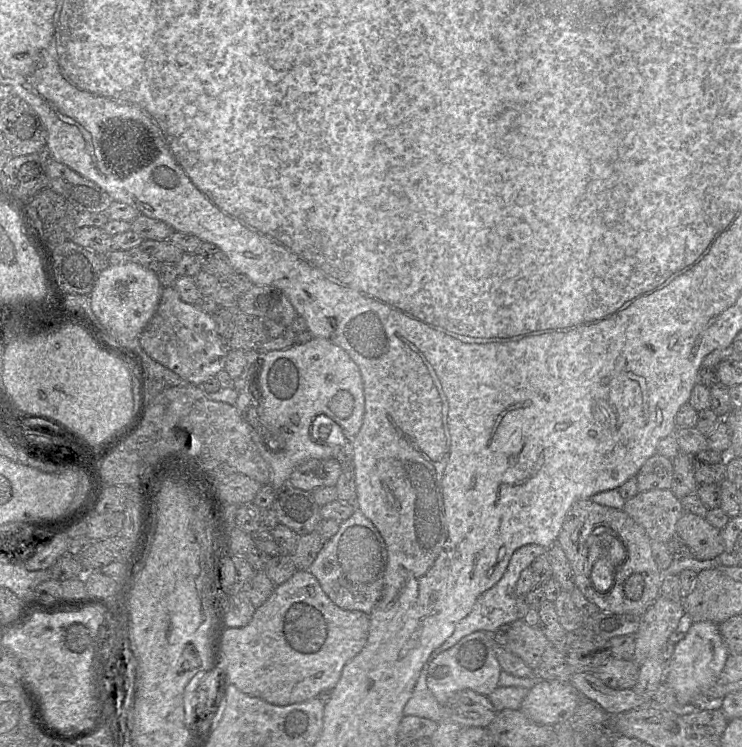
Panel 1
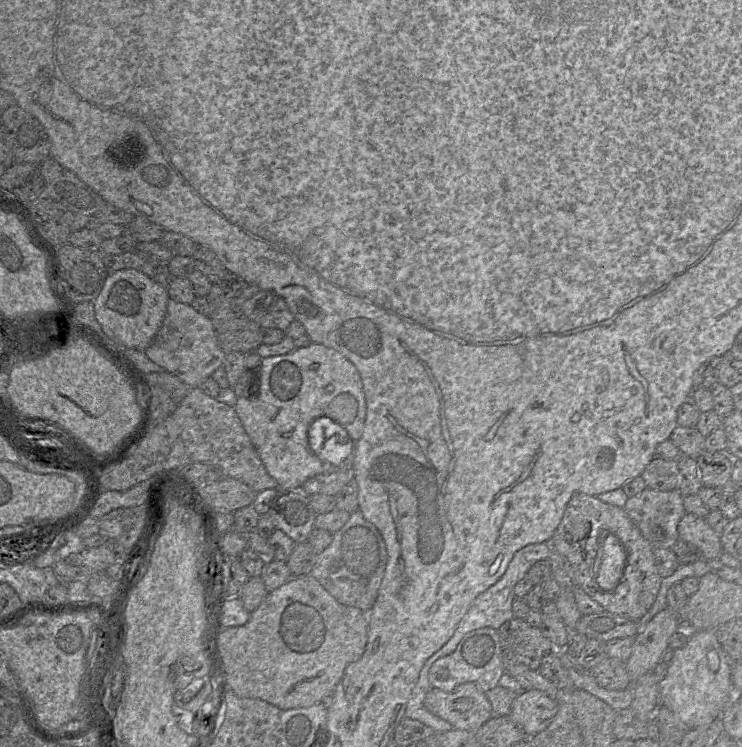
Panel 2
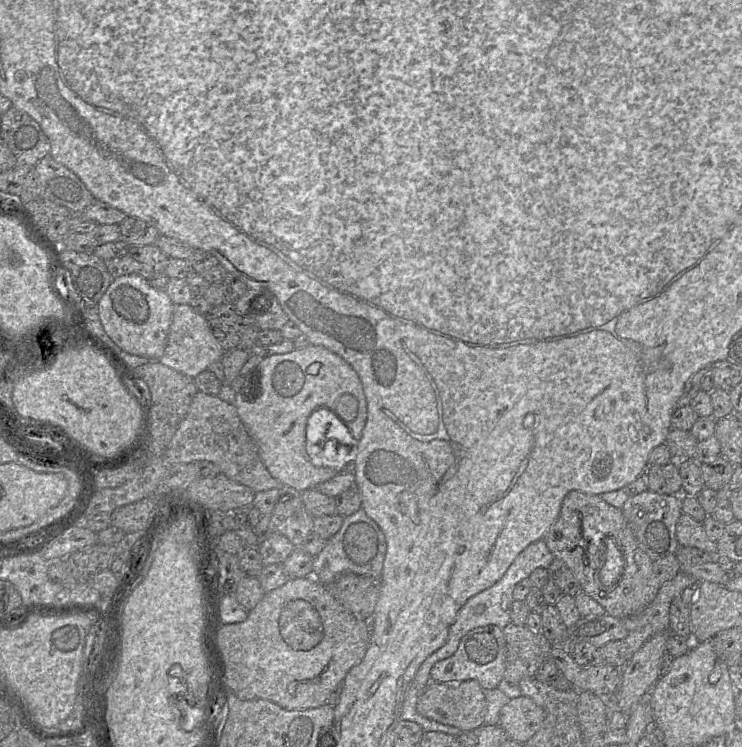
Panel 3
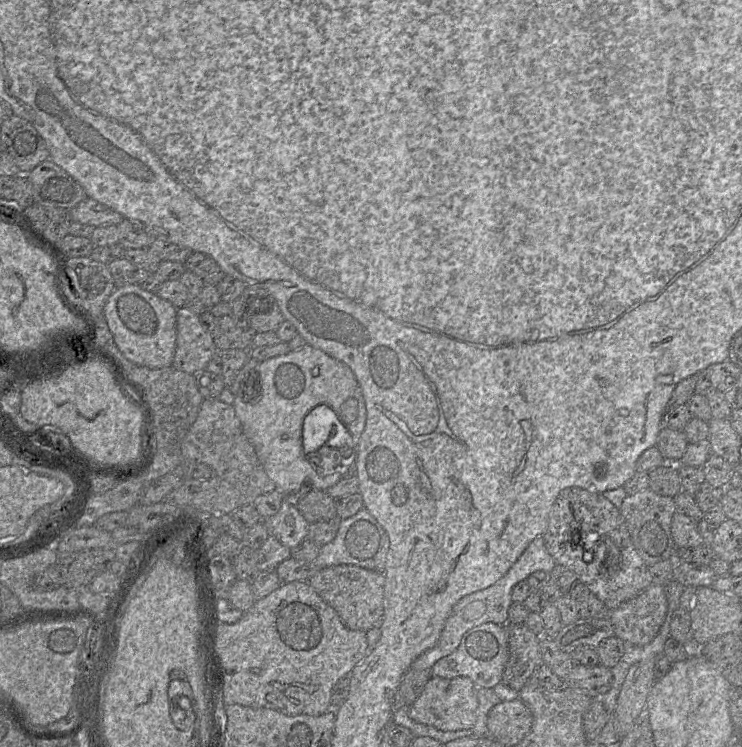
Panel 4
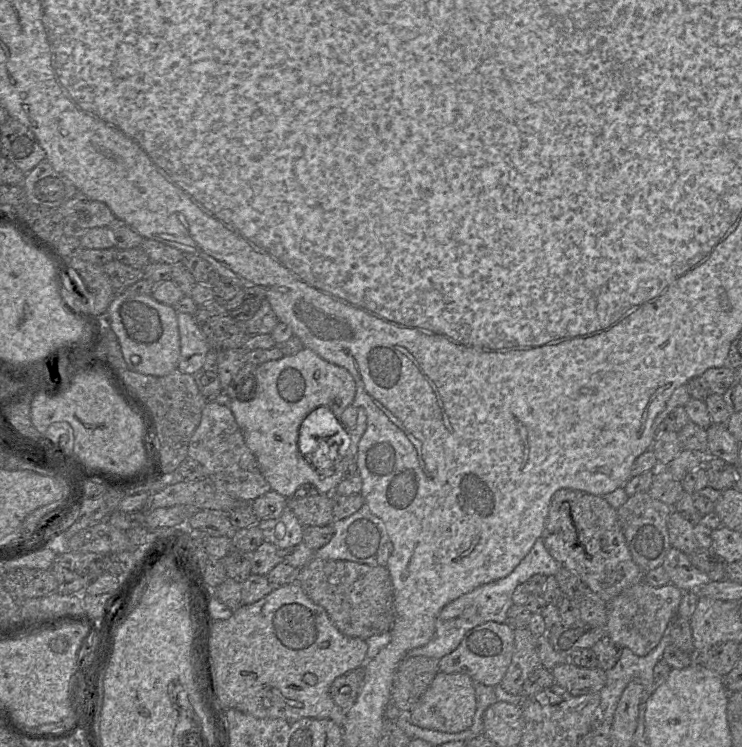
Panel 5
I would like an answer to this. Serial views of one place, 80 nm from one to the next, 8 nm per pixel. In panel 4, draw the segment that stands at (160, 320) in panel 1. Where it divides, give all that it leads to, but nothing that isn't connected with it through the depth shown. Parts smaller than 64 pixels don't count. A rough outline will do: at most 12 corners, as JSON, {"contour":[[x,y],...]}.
{"contour":[[177,308],[172,366],[189,374],[216,355],[199,315]]}

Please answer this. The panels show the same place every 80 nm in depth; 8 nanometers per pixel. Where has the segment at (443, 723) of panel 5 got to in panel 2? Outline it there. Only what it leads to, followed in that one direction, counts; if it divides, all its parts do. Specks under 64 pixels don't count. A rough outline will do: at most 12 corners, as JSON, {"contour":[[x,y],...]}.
{"contour":[[475,683],[430,688],[425,708],[455,729],[476,731],[492,717]]}

